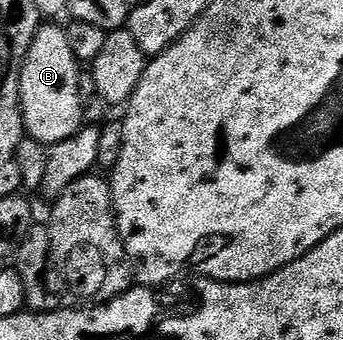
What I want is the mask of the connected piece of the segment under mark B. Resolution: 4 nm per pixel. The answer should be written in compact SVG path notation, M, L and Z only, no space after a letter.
M56 22L45 23L28 47L24 67L20 69L20 111L24 113L24 131L31 139L51 146L79 132L84 120L80 94L81 65L68 41L67 31Z

